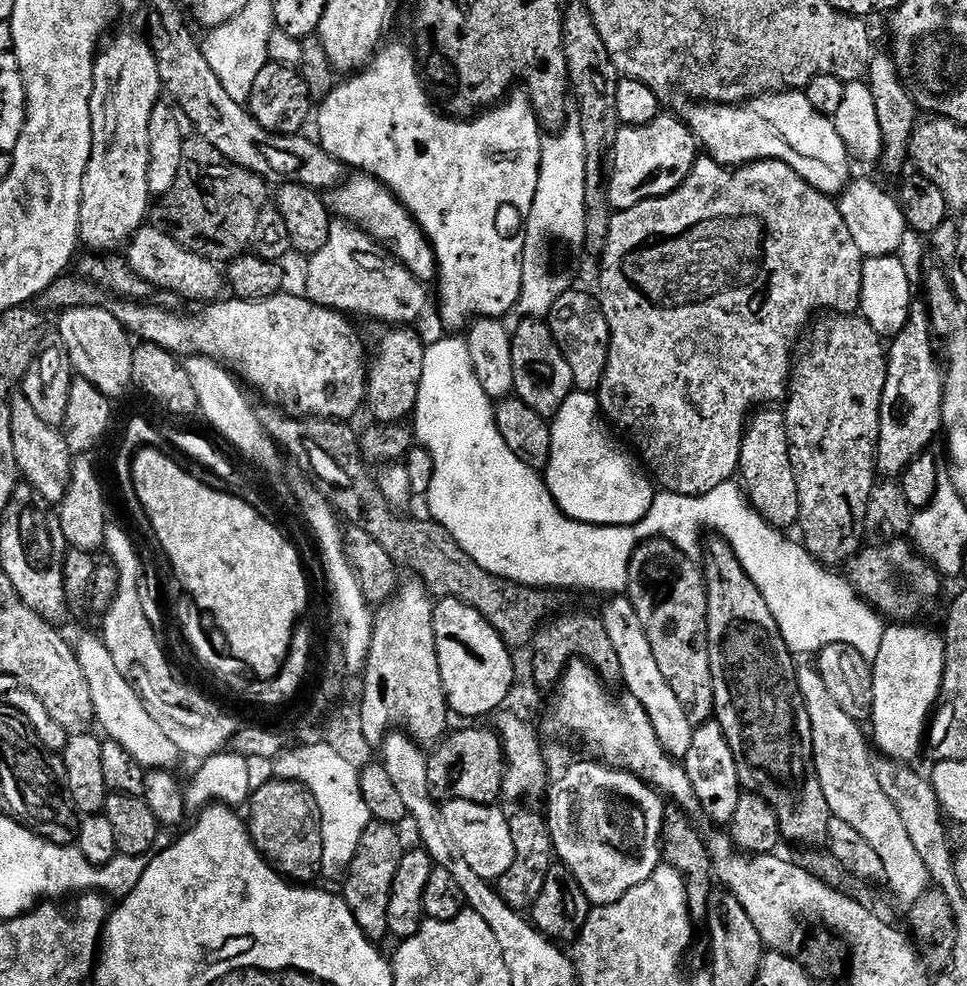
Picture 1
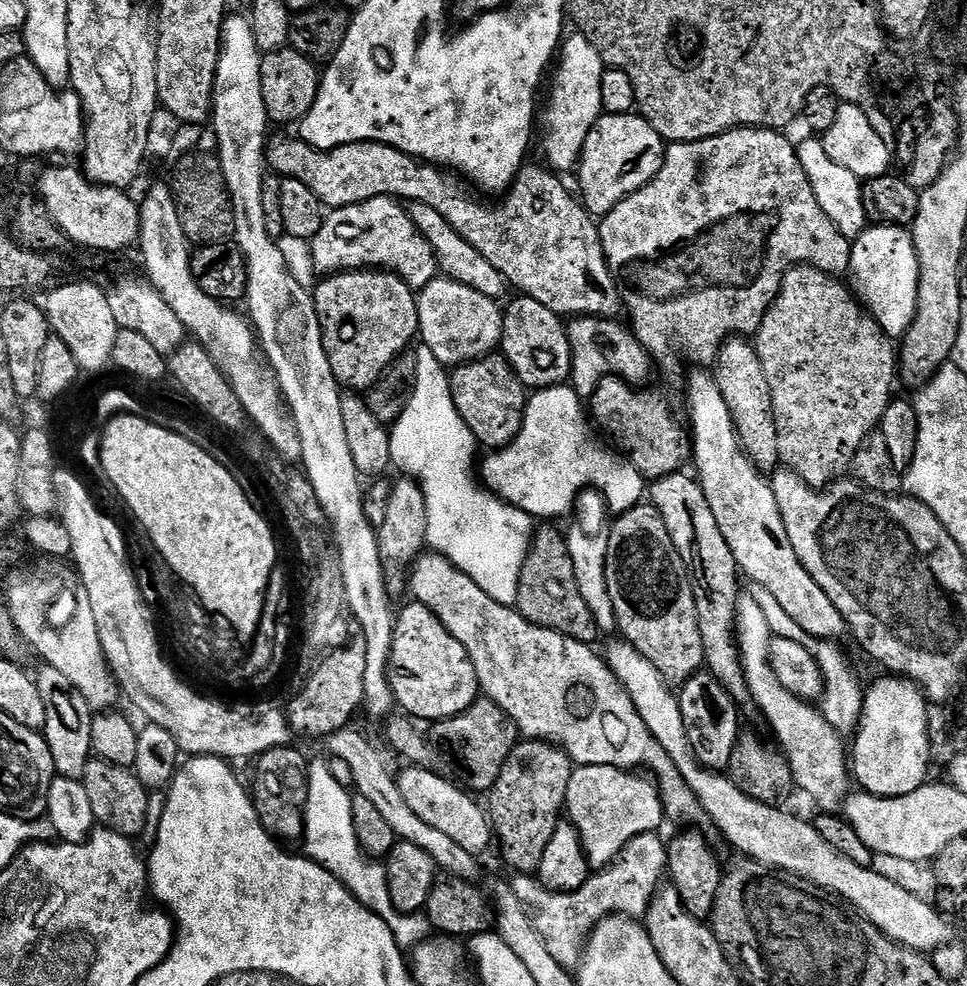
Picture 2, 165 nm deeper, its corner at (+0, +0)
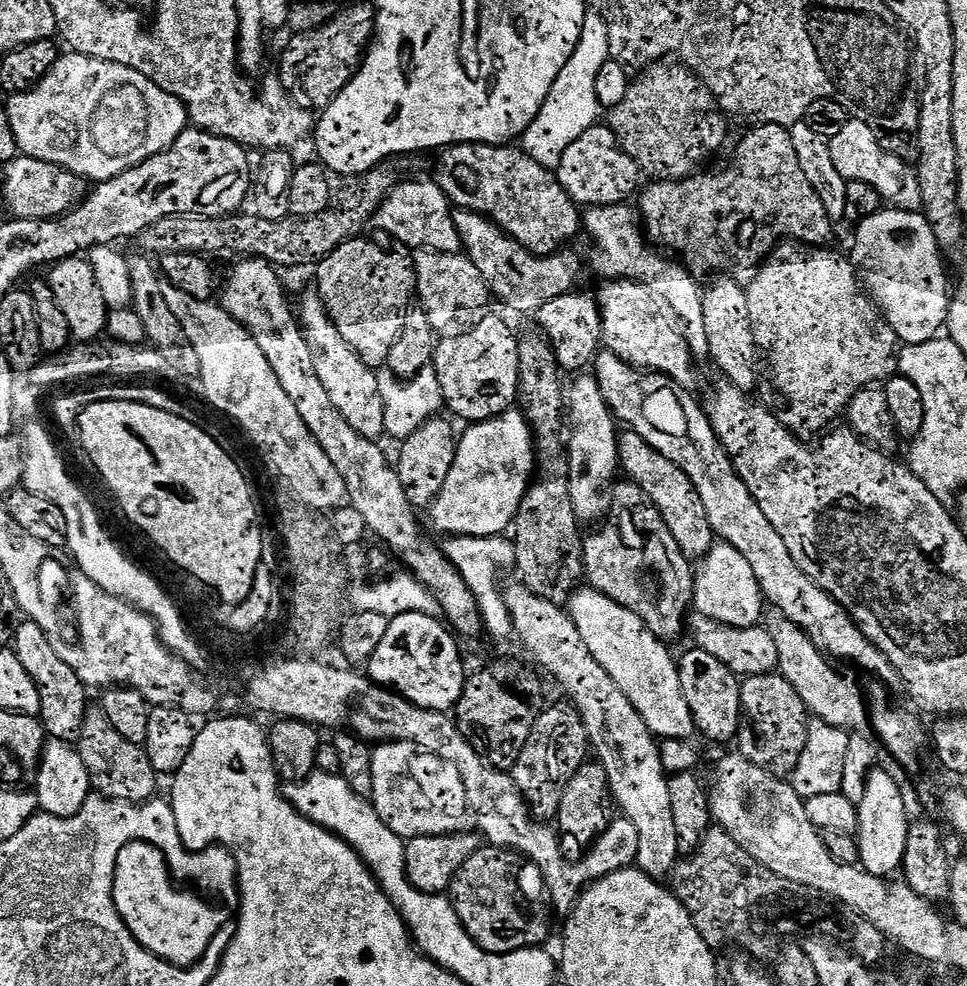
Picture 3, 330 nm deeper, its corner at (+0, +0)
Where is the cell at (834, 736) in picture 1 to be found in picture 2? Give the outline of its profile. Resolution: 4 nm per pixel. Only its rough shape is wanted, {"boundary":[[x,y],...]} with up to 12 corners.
{"boundary":[[771,627],[745,630],[745,685],[797,789],[839,813],[852,789],[845,737],[784,686]]}

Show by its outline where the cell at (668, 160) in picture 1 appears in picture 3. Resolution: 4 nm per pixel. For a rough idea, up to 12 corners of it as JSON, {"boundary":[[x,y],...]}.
{"boundary":[[608,126],[571,142],[554,171],[580,206],[623,204],[640,167]]}

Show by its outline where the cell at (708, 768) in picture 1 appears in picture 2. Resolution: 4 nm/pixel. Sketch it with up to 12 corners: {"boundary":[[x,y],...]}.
{"boundary":[[708,670],[678,699],[703,763],[731,765],[742,735],[737,697]]}

